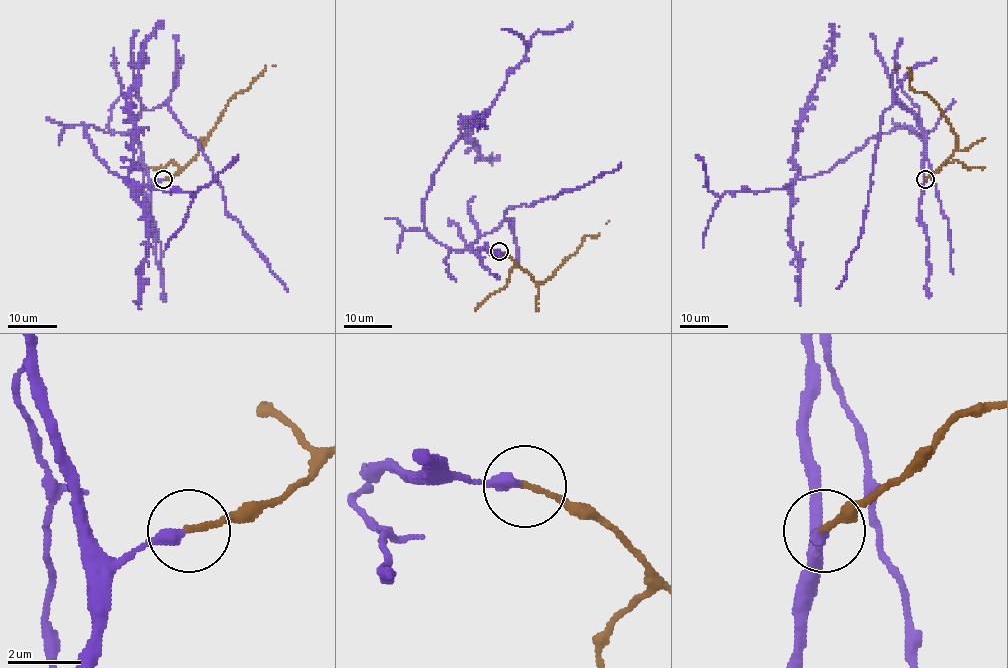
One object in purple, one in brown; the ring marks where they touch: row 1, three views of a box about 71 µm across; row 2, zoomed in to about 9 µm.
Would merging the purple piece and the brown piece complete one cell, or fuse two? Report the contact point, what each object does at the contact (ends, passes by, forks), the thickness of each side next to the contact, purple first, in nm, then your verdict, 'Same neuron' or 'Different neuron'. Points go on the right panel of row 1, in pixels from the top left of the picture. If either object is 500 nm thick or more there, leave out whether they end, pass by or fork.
Place: (925, 179). At the ring purple ends. At the ring brown ends. Thickness 320 nm (purple) against 140 nm. Same neuron

